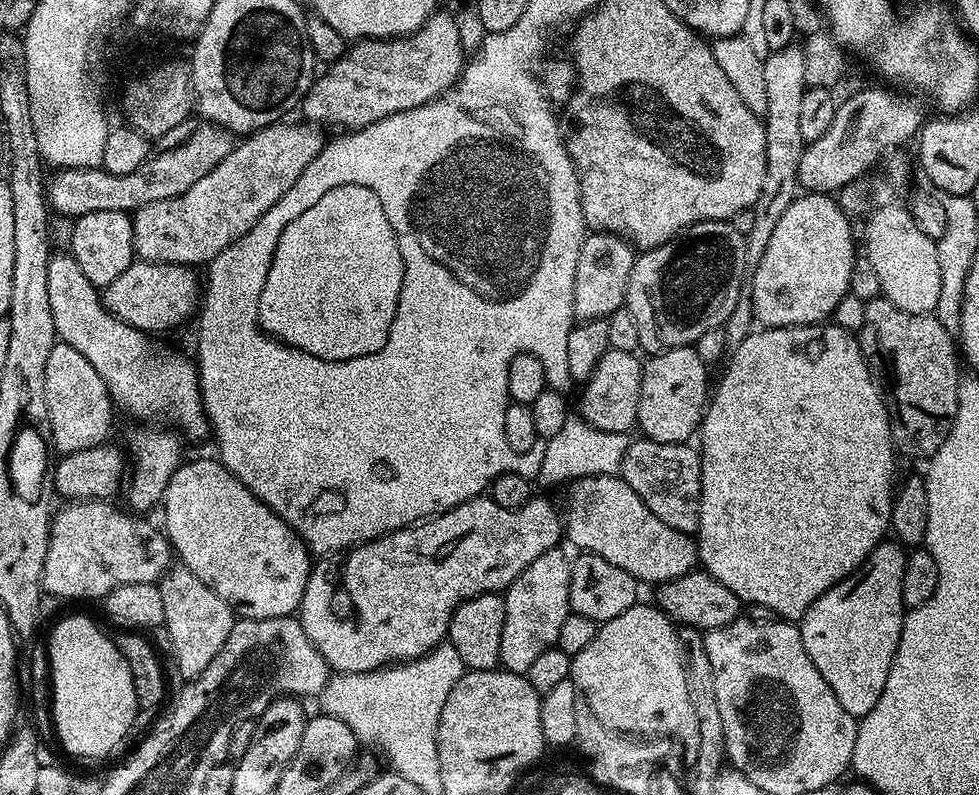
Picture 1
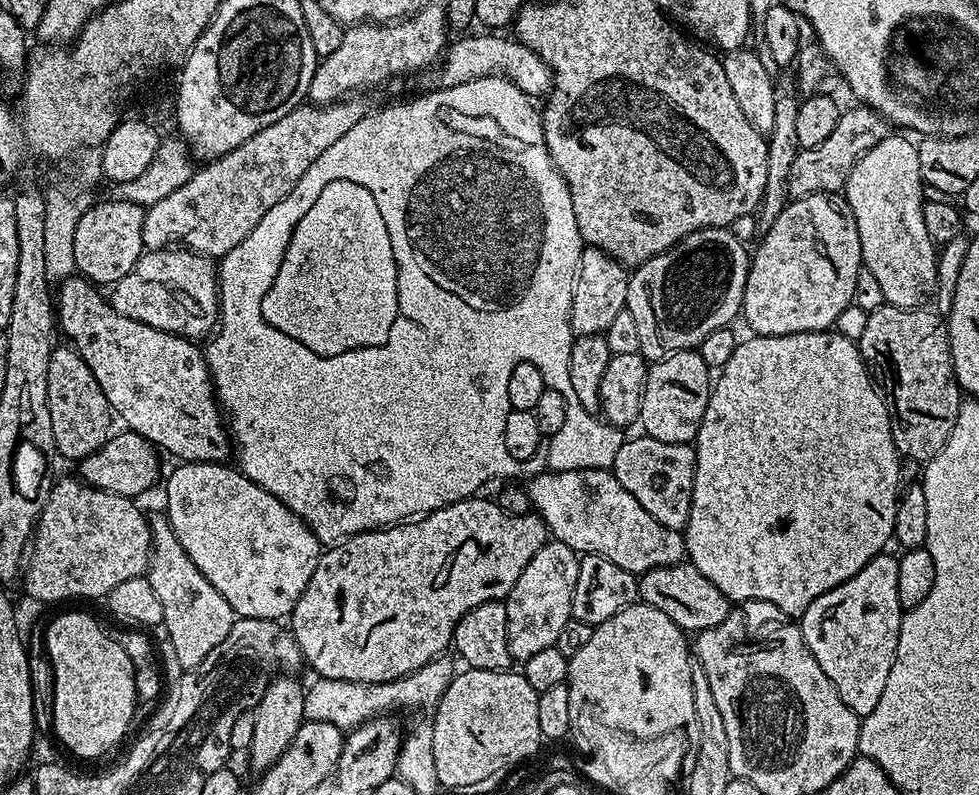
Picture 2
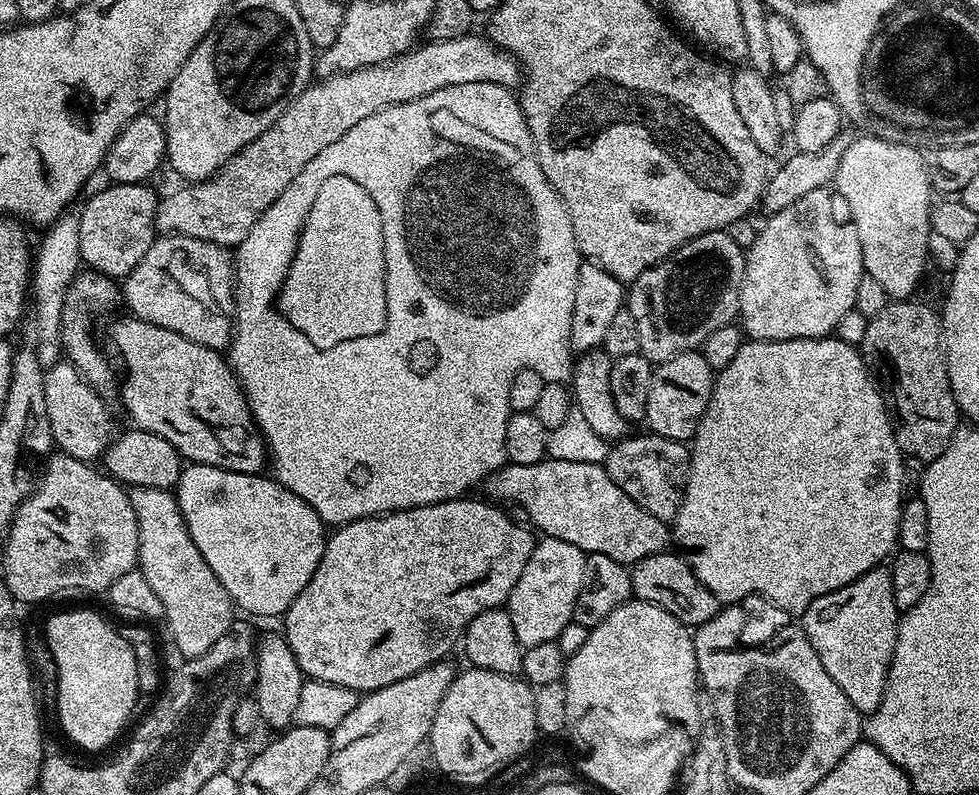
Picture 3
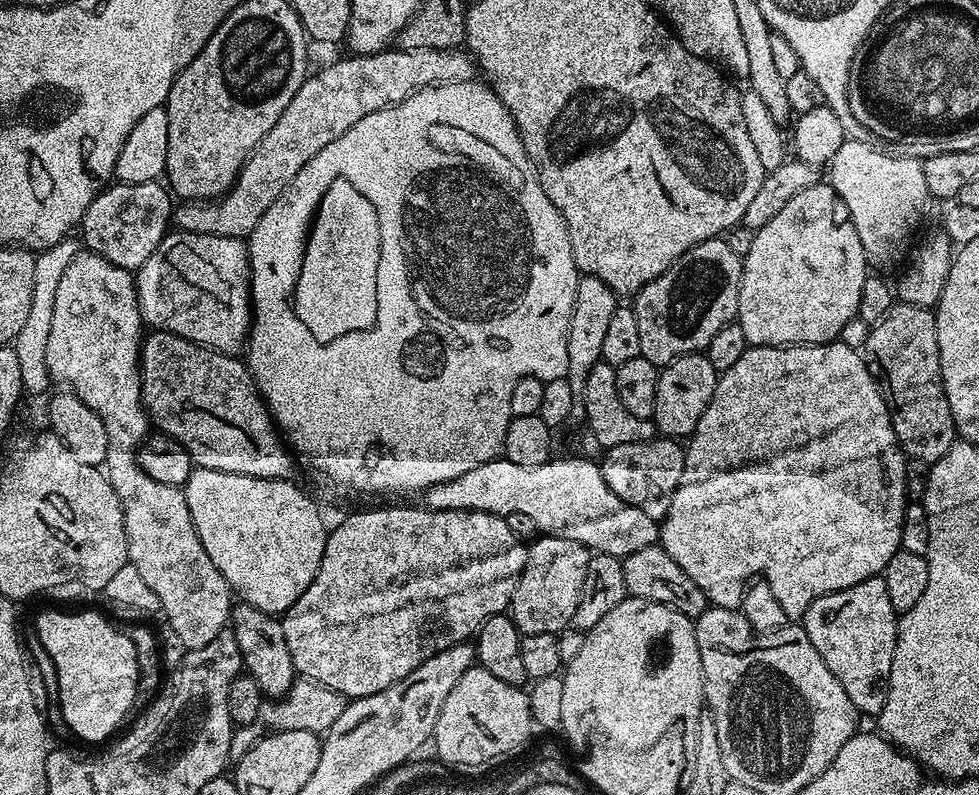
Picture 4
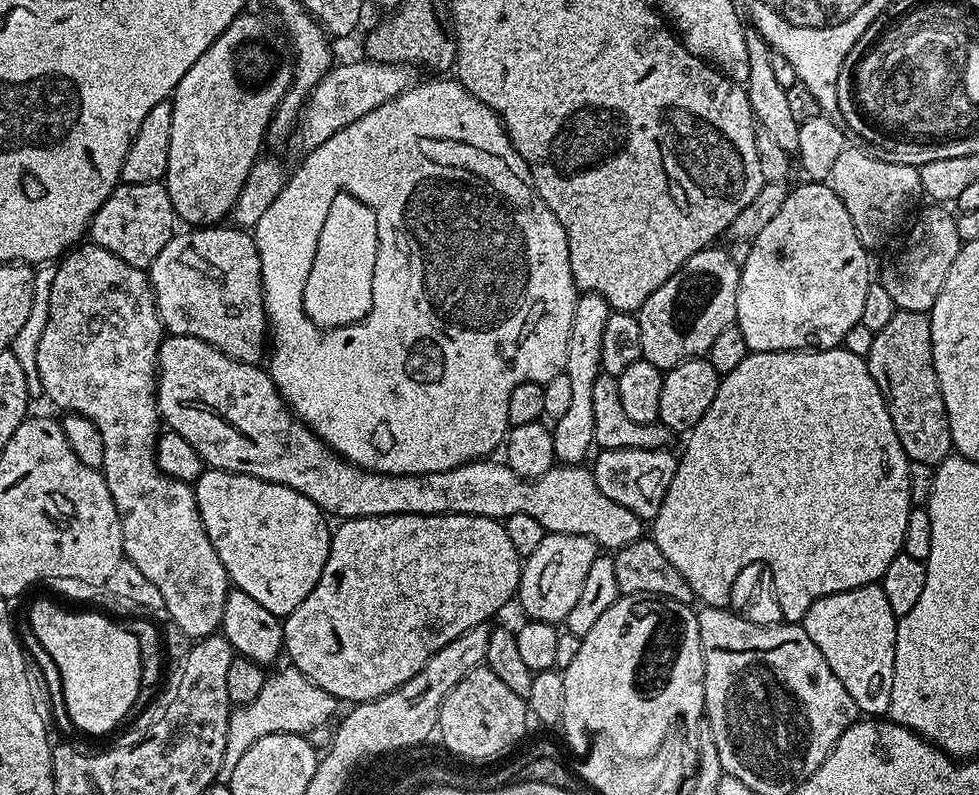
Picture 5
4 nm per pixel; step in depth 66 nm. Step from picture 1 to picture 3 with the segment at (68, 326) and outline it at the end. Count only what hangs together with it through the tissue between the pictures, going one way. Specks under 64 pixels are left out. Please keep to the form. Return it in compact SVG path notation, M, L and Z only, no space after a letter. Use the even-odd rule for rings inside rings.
M124 314L121 320L109 326L108 340L113 350L120 352L124 359L124 376L122 372L118 393L124 399L124 408L135 427L158 434L158 438L166 438L166 442L170 442L185 461L194 464L225 468L231 472L259 473L263 464L265 467L264 437L252 421L252 411L248 409L248 400L240 389L240 381L232 365L217 349L190 342L190 338L174 334L174 330L142 322L131 314Z

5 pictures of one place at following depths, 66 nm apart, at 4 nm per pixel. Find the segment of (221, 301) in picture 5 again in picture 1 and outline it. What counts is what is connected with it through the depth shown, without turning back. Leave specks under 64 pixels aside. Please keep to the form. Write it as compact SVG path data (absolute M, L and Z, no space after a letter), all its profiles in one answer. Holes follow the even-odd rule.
M137 259L123 274L118 274L110 286L102 289L104 307L139 332L164 332L197 315L202 300L202 284L196 281L192 272L195 271L186 264L159 264Z

